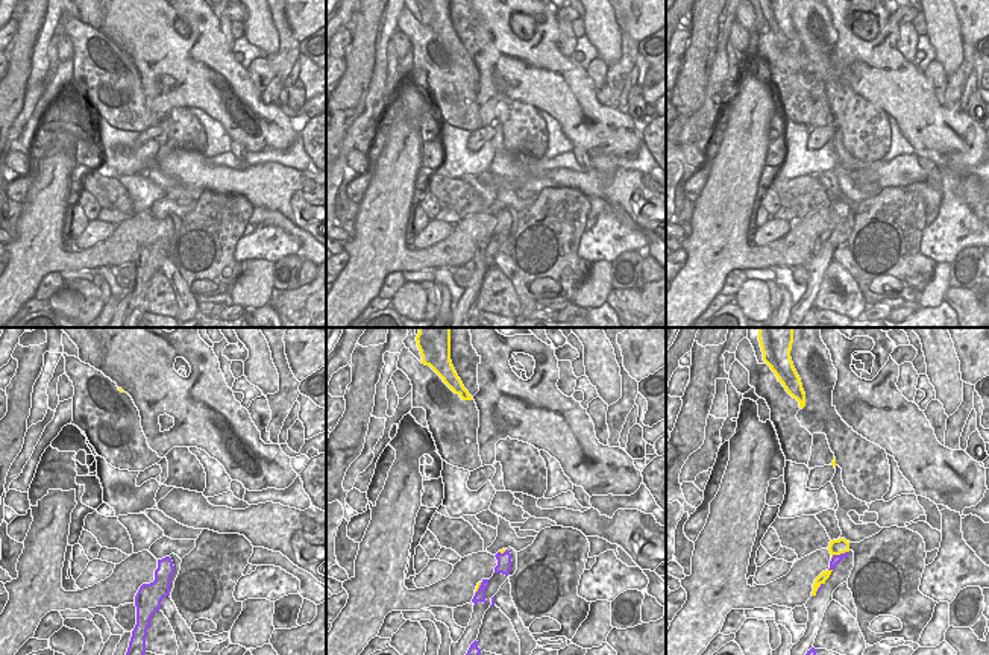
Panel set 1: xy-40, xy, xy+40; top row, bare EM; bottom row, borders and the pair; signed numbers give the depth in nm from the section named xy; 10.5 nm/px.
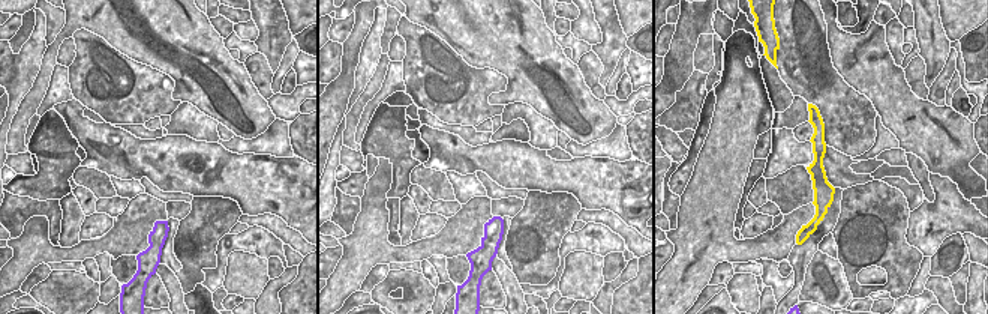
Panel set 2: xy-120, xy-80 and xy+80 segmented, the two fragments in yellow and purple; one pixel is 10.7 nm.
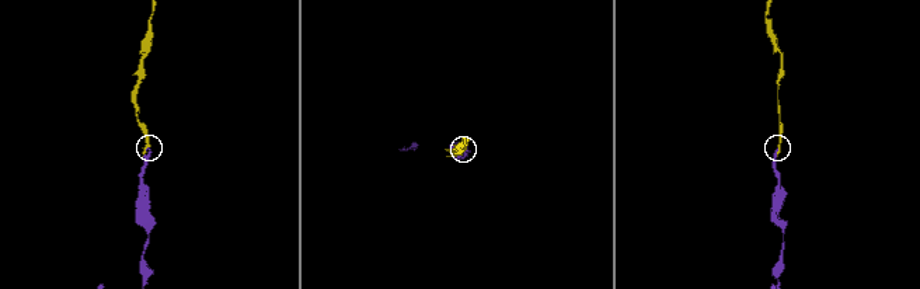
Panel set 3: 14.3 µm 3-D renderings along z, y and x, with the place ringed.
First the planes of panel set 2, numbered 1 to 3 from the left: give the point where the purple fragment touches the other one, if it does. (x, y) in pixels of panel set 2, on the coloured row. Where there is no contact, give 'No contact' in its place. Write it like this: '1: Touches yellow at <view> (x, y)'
1: No contact
2: No contact
3: No contact

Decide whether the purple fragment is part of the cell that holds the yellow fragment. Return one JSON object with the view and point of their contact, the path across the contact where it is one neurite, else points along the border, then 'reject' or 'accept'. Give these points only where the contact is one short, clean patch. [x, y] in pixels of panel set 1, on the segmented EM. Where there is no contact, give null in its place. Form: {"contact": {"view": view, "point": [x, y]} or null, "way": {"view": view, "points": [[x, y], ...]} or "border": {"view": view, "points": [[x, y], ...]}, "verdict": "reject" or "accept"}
{"contact": {"view": "xy+40", "point": [839, 554]}, "verdict": "accept"}

